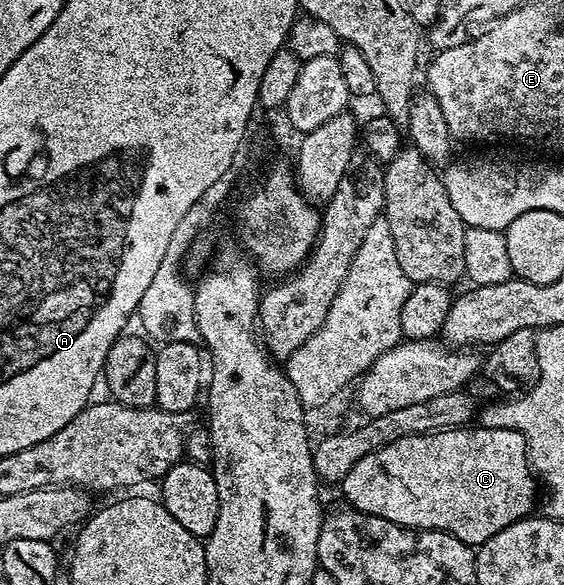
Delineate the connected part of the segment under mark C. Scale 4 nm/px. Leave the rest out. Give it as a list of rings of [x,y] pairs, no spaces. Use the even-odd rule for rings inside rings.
[[[483,426],[448,428],[445,432],[427,432],[421,436],[398,438],[366,458],[354,462],[354,470],[342,482],[343,499],[366,514],[386,518],[403,528],[449,532],[463,544],[484,544],[498,530],[533,515],[538,480],[528,463],[526,438],[518,430]]]

